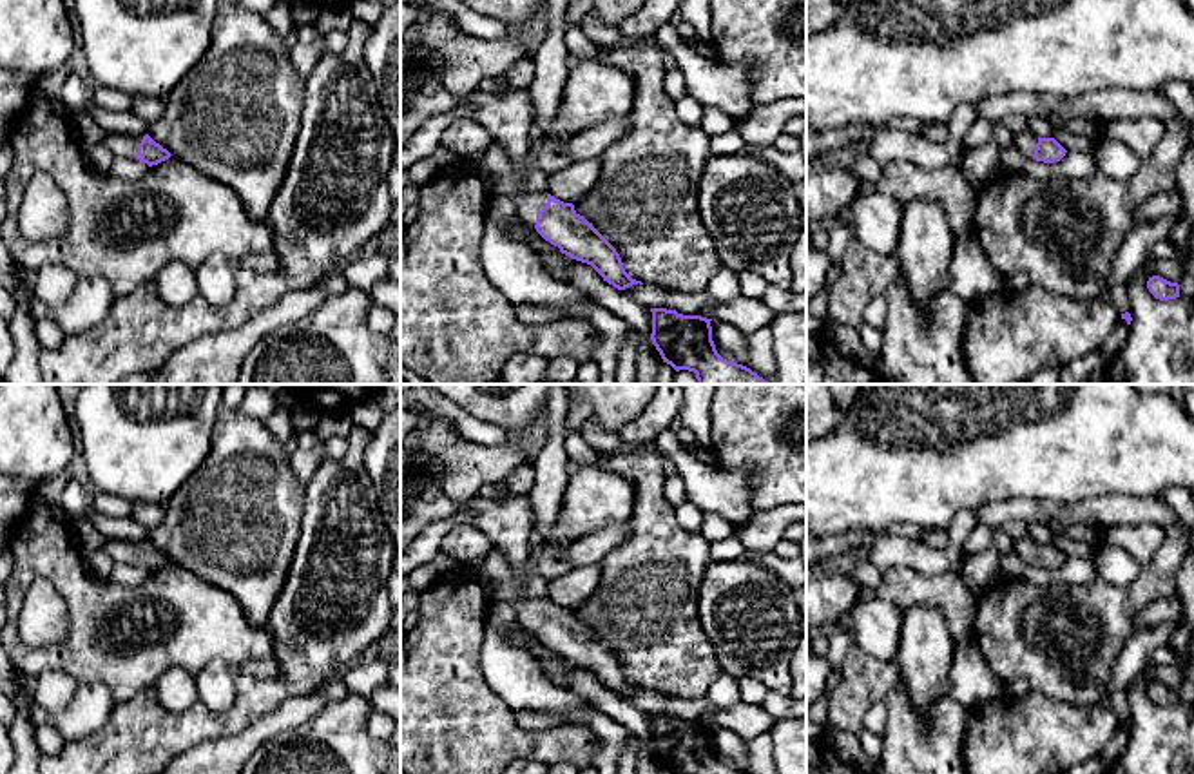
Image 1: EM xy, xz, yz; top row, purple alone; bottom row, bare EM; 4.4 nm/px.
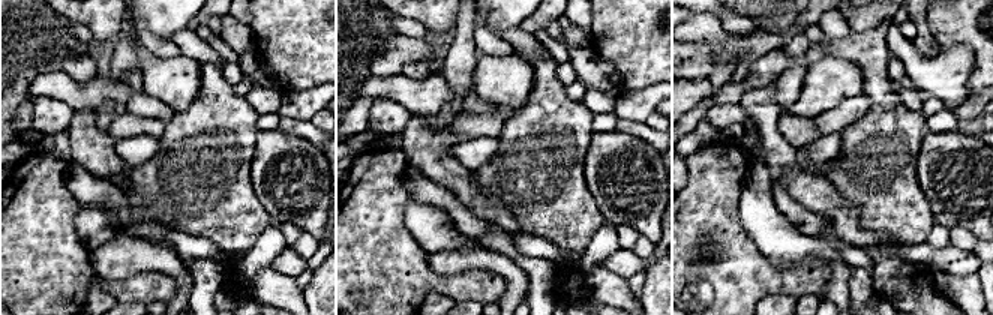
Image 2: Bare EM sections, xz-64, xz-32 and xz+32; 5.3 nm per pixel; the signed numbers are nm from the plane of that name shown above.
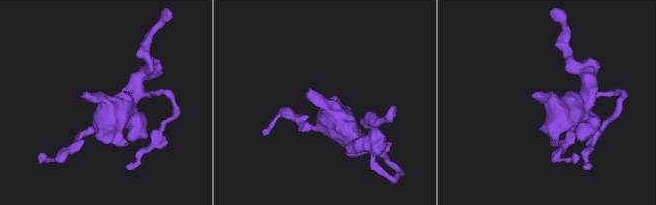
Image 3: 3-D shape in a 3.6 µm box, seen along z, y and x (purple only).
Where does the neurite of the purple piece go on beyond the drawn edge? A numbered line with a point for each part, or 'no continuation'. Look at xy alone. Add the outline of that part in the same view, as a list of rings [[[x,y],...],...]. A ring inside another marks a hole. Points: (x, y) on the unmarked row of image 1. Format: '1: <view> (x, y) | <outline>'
1: xy (118, 550) | [[[107,538],[101,553],[107,555],[114,564],[121,562],[127,566],[136,566],[141,546],[143,542]]]

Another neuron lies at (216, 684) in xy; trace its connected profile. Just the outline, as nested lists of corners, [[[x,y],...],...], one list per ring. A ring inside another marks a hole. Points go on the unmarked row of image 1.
[[[212,662],[197,672],[196,689],[199,701],[214,712],[228,711],[237,701],[239,669]]]

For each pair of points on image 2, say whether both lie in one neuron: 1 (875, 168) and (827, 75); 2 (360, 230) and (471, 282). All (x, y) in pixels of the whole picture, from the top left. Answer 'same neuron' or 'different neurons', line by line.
1: different neurons
2: same neuron

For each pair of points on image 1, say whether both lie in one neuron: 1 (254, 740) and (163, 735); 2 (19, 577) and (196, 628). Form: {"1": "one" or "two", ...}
{"1": "two", "2": "one"}

